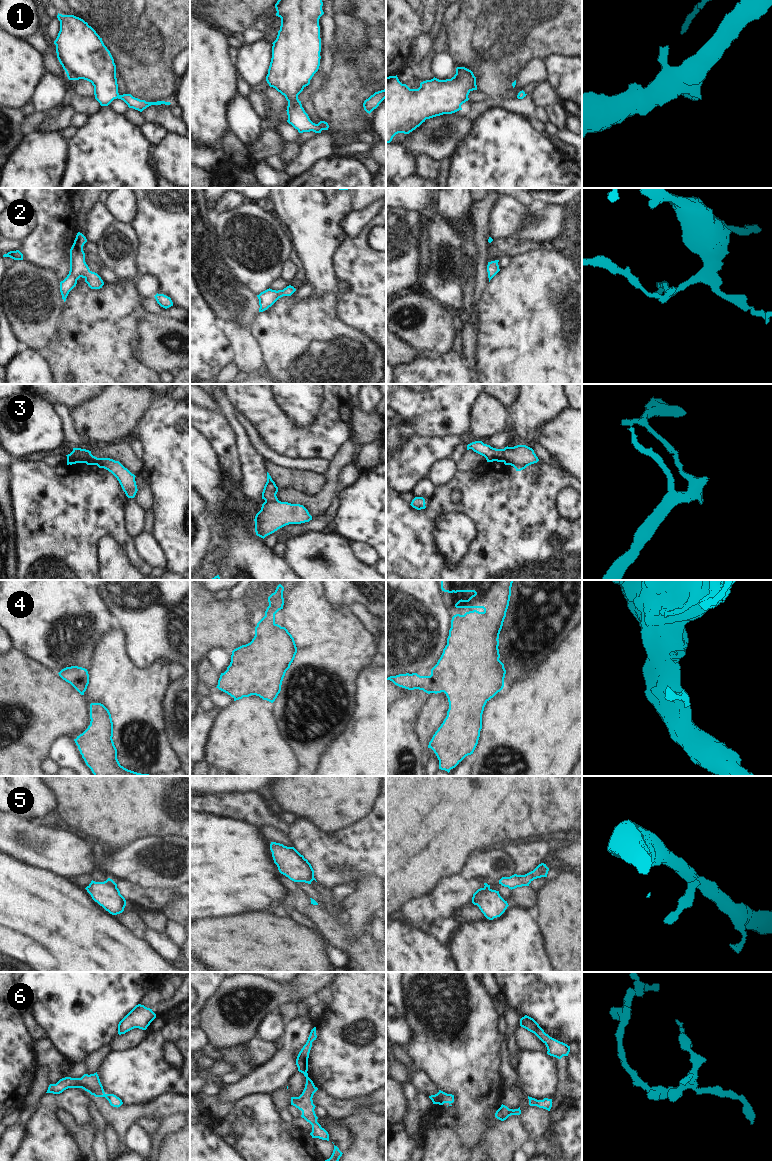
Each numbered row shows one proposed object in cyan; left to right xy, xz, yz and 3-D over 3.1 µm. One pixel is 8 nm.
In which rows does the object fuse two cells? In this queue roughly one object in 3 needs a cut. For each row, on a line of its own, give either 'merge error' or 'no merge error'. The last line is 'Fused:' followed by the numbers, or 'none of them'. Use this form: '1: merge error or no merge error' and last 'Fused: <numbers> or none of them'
1: no merge error
2: no merge error
3: merge error
4: no merge error
5: merge error
6: no merge error
Fused: 3, 5

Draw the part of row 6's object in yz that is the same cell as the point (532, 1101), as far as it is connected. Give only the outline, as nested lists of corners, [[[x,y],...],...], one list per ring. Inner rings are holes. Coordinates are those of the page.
[[[528,1096],[528,1099],[529,1099],[530,1106],[537,1106],[539,1108],[543,1108],[548,1111],[550,1111],[551,1107],[552,1107],[552,1099],[544,1098],[543,1100],[537,1100],[537,1099],[529,1097],[529,1096]]]

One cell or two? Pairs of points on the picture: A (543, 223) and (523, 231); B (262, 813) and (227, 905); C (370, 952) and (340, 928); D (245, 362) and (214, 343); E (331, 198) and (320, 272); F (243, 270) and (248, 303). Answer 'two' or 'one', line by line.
A: one
B: two
C: one
D: two
E: one
F: two

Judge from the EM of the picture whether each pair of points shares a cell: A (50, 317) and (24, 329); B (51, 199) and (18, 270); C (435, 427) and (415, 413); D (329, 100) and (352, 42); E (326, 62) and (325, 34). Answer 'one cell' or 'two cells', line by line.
A: one cell
B: two cells
C: one cell
D: one cell
E: one cell

